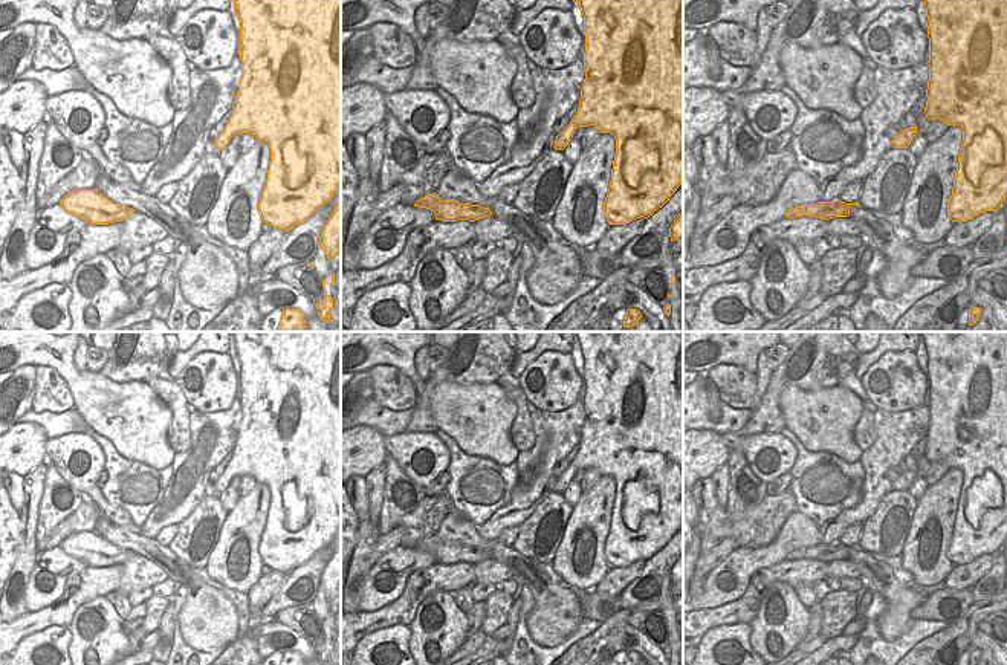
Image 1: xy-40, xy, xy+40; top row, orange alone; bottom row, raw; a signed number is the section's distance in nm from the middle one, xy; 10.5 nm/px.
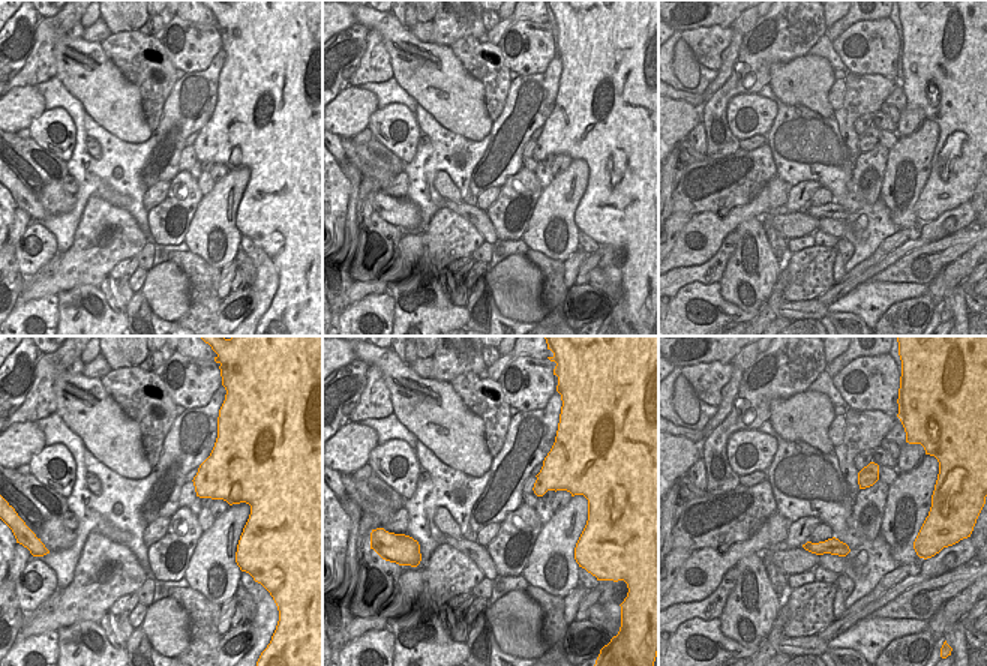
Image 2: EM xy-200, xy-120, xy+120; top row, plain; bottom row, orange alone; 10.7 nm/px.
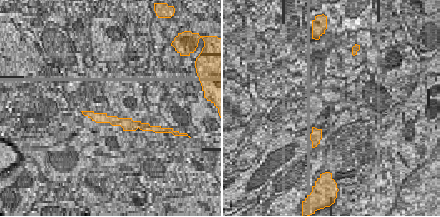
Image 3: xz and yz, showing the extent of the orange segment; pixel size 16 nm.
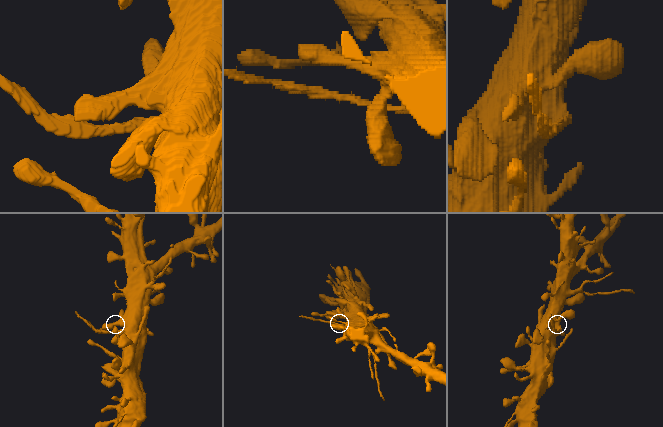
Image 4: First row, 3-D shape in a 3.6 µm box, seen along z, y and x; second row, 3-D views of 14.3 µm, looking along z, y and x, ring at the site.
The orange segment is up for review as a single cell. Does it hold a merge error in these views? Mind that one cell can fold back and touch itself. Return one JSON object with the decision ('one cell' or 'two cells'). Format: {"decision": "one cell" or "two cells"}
{"decision": "two cells"}

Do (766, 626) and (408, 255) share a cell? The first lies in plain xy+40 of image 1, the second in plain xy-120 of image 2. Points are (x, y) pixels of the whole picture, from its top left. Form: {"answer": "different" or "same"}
{"answer": "different"}

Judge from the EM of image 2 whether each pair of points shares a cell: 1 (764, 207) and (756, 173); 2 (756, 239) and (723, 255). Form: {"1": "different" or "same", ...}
{"1": "different", "2": "different"}

